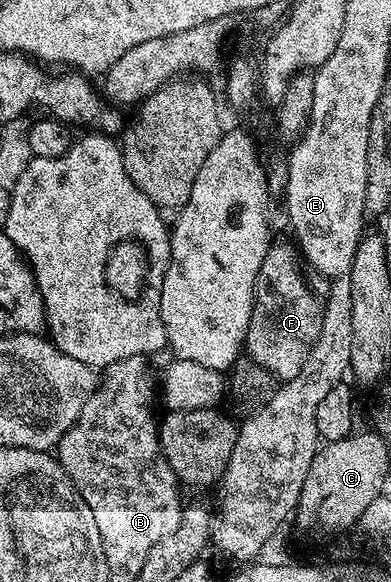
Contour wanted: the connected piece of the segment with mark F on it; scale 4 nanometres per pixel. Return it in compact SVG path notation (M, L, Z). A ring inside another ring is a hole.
M290 241L277 242L268 245L265 260L257 272L255 303L247 329L245 350L275 379L286 380L297 376L297 372L305 368L305 360L309 360L309 352L313 352L313 344L317 344L317 336L321 332L323 308L320 299L307 285L300 251Z

